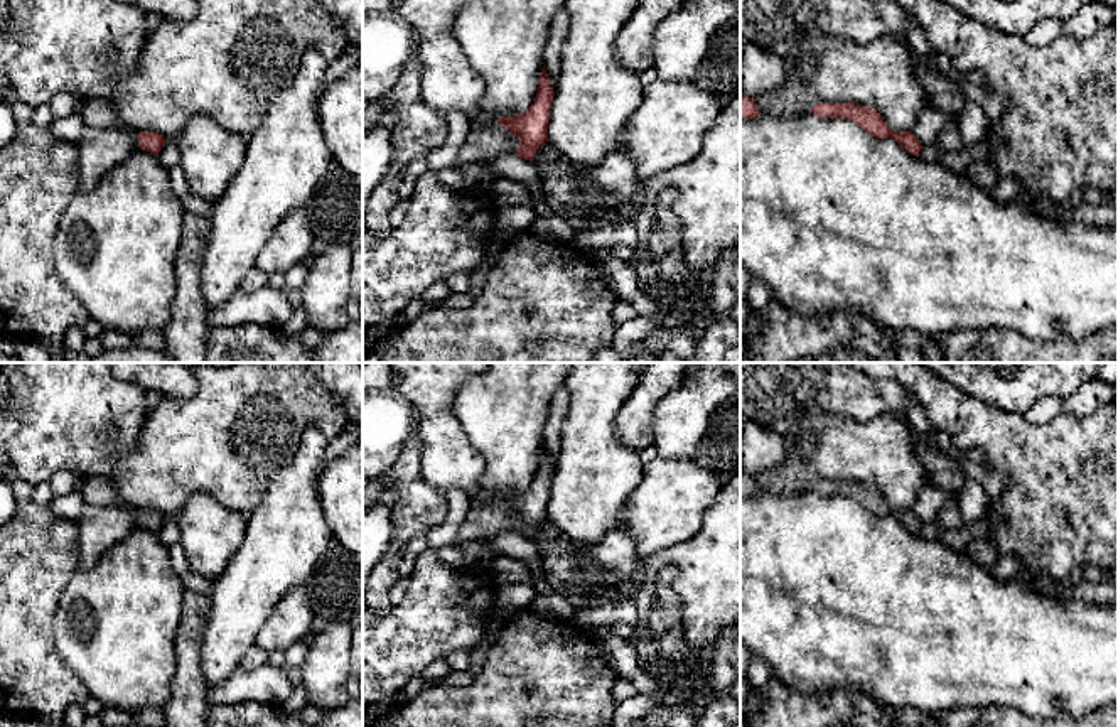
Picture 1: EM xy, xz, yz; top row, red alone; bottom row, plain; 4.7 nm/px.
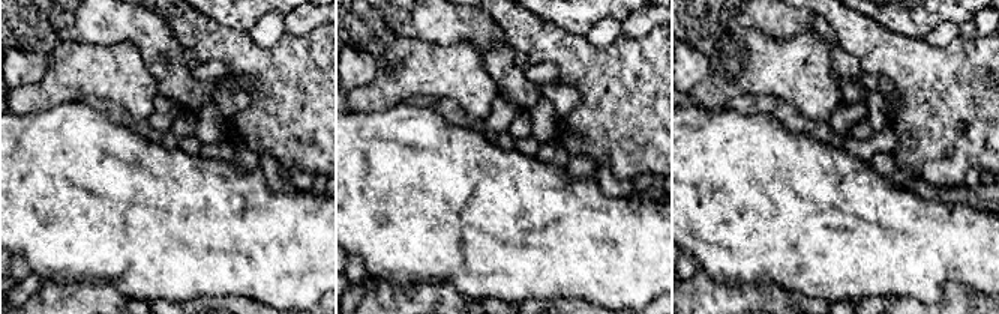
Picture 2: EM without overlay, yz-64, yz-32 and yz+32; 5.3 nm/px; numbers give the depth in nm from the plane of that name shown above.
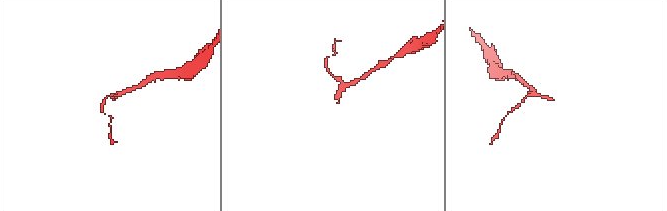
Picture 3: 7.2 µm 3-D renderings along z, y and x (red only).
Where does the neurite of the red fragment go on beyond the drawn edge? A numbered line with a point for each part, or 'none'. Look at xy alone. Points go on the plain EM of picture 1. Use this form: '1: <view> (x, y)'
1: xy (98, 527)

